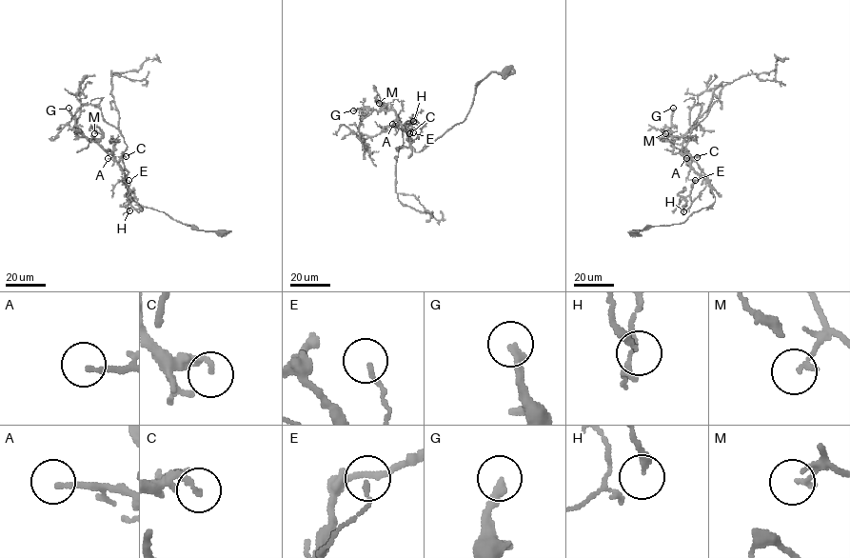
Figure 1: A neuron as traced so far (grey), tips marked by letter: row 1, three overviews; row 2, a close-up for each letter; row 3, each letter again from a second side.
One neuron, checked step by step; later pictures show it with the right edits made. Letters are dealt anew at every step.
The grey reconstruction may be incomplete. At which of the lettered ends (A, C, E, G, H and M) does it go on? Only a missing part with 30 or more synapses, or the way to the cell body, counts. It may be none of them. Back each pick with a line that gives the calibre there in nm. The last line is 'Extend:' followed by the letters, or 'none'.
A: Thickness 170 nm
C: Thickness 120 nm
G: Thickness 320 nm
Extend: A, C, G

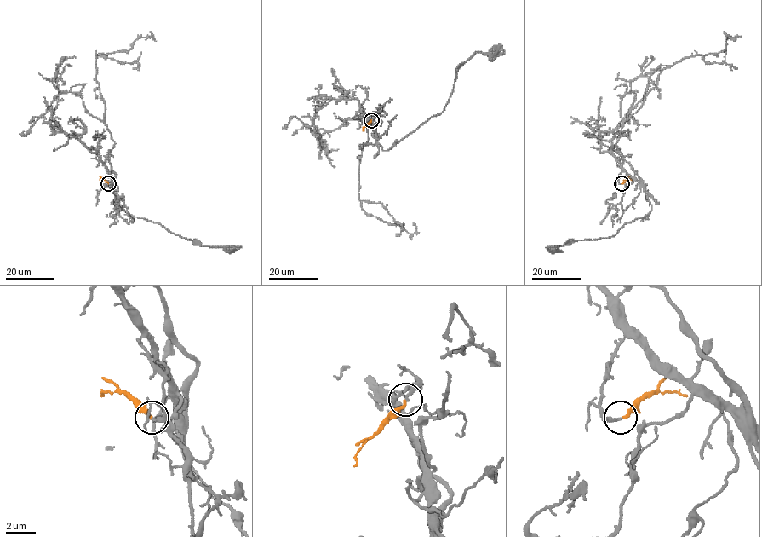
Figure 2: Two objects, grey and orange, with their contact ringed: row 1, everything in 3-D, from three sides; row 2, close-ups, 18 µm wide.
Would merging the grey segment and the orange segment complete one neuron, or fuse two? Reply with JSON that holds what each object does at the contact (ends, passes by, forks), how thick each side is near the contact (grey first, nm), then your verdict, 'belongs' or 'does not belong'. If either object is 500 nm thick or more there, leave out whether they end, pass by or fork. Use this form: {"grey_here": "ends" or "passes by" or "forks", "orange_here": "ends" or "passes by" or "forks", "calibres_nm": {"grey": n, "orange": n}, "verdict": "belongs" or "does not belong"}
{"grey_here": "passes by", "orange_here": "ends", "calibres_nm": {"grey": 160, "orange": 200}, "verdict": "belongs"}

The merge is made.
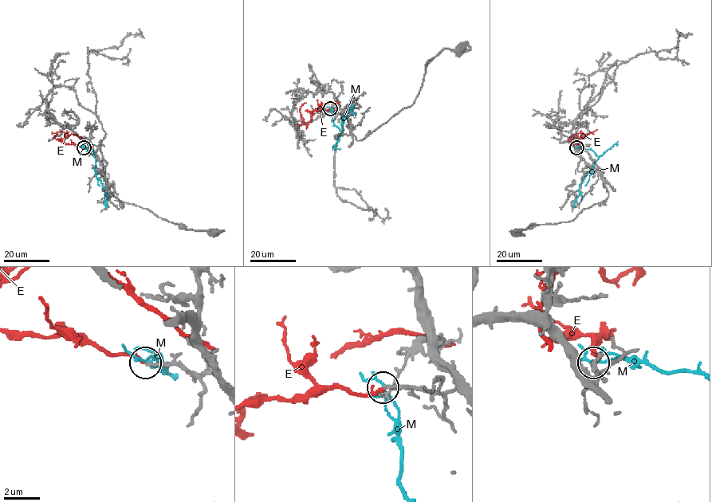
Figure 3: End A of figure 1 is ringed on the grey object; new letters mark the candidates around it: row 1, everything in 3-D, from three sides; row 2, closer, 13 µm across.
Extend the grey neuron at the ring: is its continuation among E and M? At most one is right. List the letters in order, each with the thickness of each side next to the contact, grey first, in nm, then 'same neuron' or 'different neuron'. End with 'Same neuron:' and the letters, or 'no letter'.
E: calibres 190 and 190 nm; same neuron
M: calibres 200 and 110 nm; different neuron
Same neuron: E

